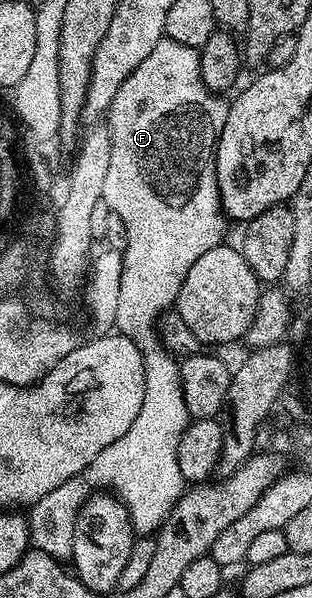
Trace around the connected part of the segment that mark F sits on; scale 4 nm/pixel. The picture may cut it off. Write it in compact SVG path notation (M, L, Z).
M160 41L138 67L118 87L118 95L110 103L106 114L106 126L110 137L110 167L107 168L103 199L126 223L126 247L123 249L122 283L119 288L118 311L115 328L128 337L144 357L146 391L142 411L130 425L130 431L122 439L114 439L106 451L92 460L87 469L76 477L66 479L54 491L42 495L38 504L31 506L28 520L28 540L32 549L49 553L64 563L71 558L74 547L76 515L81 505L93 492L94 487L103 487L120 498L128 508L133 523L156 521L163 523L172 506L185 492L186 482L179 470L178 445L190 416L183 397L180 381L180 366L177 358L165 349L157 333L157 320L161 314L176 304L176 296L194 263L214 247L225 244L224 224L226 218L220 207L220 192L216 178L216 144L226 123L229 102L221 94L212 93L202 81L199 52L177 41Z

